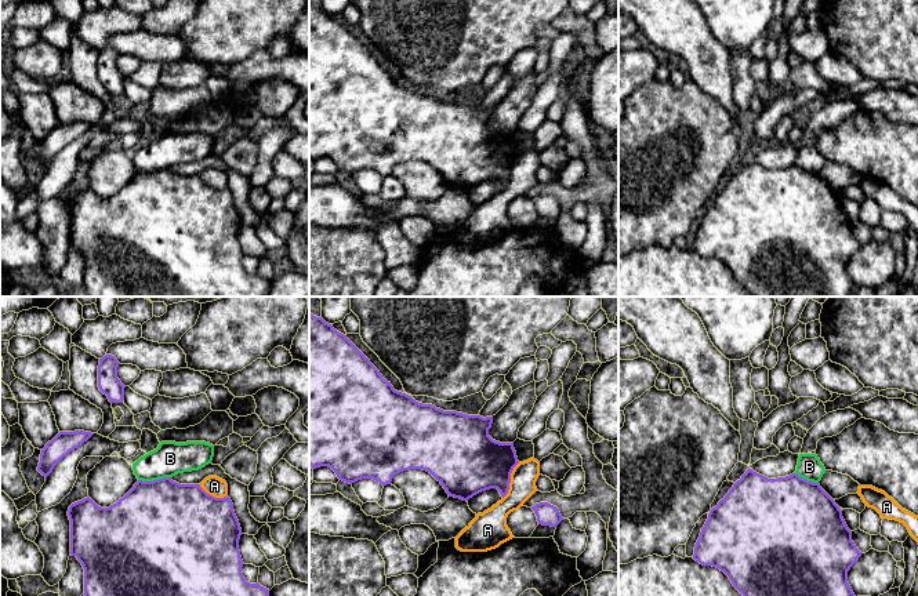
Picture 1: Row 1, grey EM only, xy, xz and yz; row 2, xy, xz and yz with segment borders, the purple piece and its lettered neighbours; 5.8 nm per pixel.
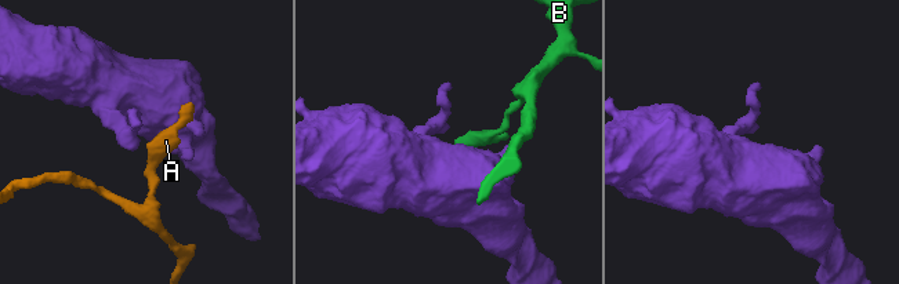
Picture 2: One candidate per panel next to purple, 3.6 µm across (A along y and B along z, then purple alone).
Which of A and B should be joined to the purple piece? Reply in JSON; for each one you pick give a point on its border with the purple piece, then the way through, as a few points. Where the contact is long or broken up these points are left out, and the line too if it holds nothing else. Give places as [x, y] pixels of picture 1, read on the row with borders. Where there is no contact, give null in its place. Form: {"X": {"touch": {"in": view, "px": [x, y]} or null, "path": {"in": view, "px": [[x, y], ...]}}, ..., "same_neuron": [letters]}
{"same_neuron": []}

